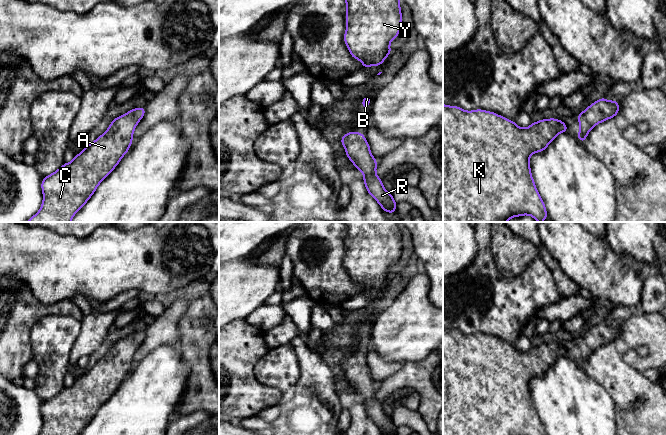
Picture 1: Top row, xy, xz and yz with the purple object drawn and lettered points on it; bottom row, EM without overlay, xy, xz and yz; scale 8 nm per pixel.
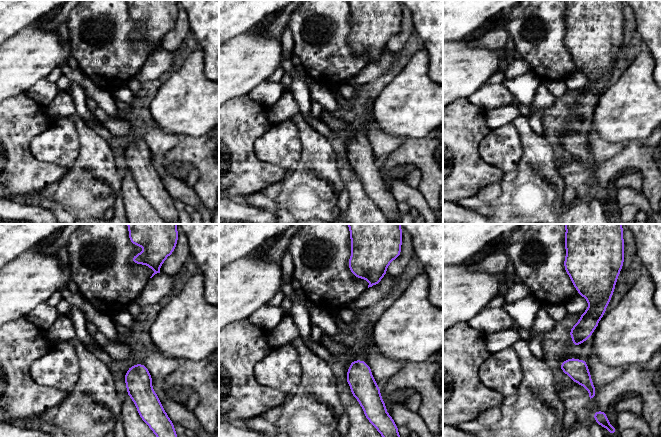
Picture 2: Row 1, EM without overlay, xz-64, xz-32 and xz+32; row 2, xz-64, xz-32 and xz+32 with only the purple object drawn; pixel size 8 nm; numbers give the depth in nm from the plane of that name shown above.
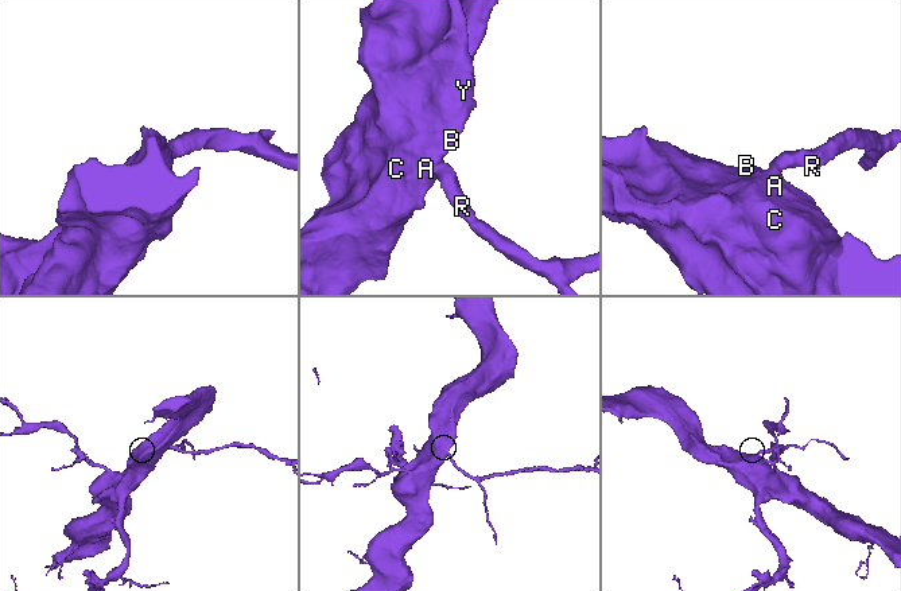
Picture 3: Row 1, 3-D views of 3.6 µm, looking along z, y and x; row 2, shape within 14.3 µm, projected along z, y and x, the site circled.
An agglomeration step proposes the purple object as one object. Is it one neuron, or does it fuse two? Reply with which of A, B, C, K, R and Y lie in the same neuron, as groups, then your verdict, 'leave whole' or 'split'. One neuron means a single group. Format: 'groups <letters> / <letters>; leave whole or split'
groups A B C K R Y; leave whole

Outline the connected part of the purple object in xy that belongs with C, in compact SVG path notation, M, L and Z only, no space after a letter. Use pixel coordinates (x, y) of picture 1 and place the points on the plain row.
M145 331L134 332L114 342L108 353L94 366L86 369L71 386L64 386L61 392L44 401L41 407L43 426L39 435L79 435L130 373L134 354L145 335Z

